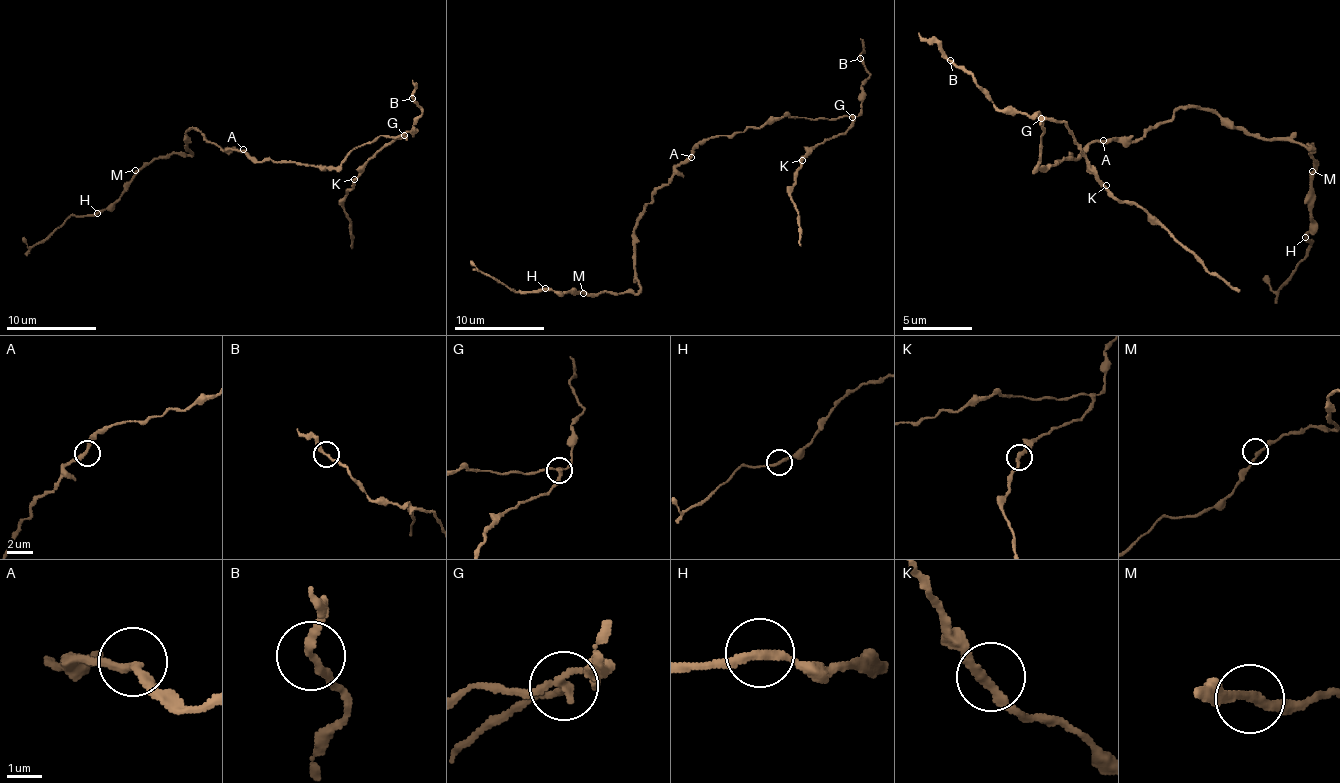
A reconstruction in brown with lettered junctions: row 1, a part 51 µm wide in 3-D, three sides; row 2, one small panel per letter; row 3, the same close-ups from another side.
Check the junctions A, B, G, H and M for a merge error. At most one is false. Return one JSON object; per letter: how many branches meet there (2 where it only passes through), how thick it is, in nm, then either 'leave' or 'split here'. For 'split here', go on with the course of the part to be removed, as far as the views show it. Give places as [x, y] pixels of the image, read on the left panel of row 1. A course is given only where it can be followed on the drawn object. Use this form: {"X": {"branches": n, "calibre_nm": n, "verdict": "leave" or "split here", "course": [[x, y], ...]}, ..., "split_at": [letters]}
{"A": {"branches": 2, "calibre_nm": 220, "verdict": "leave"}, "B": {"branches": 2, "calibre_nm": 190, "verdict": "leave"}, "G": {"branches": 3, "calibre_nm": 200, "verdict": "split here", "course": [[404, 136], [386, 143], [354, 179], [343, 201], [352, 235], [352, 249]]}, "H": {"branches": 2, "calibre_nm": 220, "verdict": "leave"}, "M": {"branches": 2, "calibre_nm": 240, "verdict": "leave"}, "split_at": ["G"]}

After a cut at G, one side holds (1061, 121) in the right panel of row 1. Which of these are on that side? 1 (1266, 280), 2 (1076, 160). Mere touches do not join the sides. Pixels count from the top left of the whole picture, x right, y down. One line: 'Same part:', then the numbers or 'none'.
Same part: none

